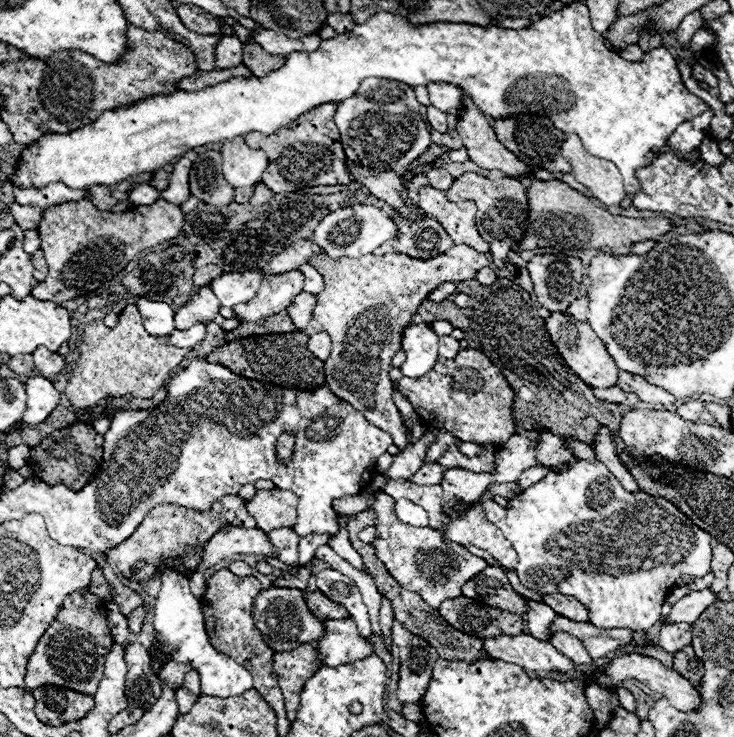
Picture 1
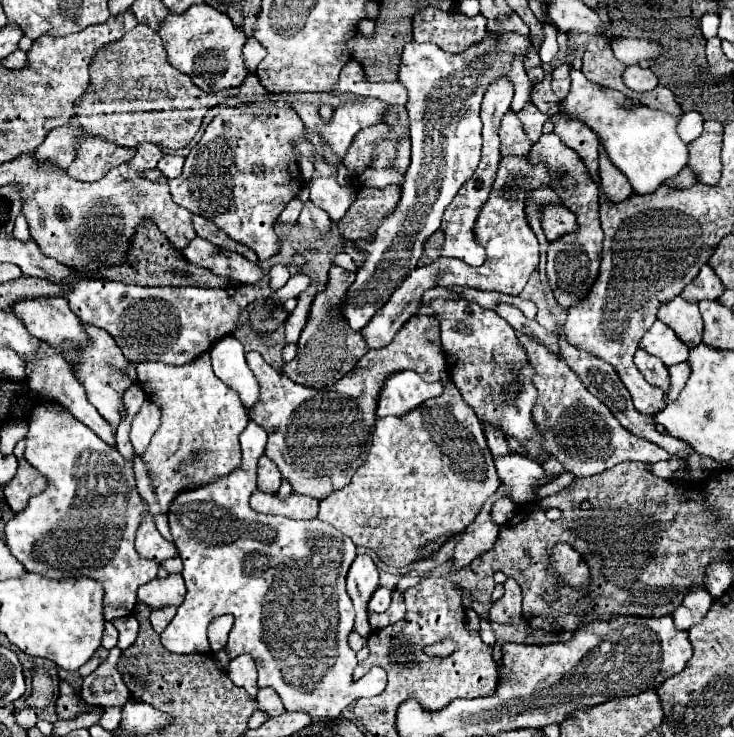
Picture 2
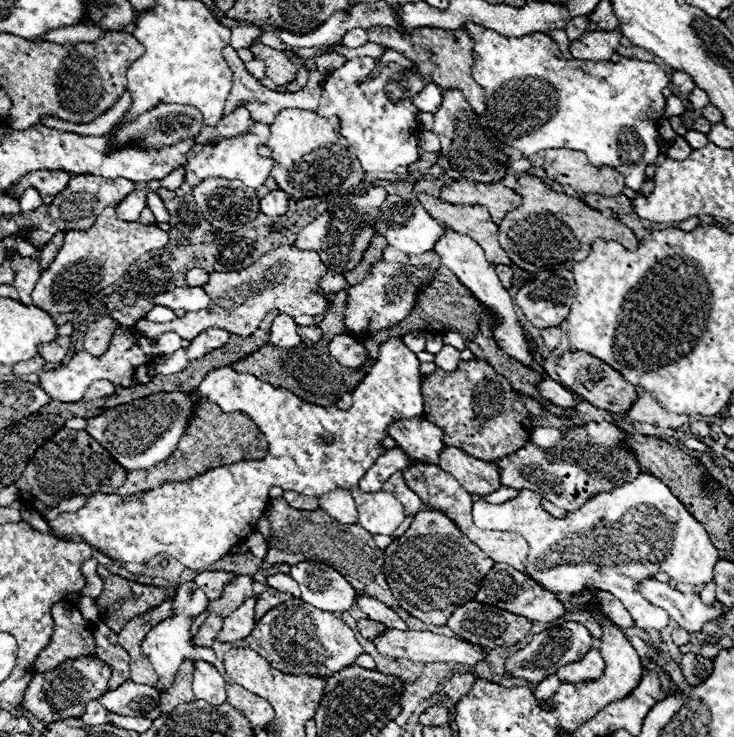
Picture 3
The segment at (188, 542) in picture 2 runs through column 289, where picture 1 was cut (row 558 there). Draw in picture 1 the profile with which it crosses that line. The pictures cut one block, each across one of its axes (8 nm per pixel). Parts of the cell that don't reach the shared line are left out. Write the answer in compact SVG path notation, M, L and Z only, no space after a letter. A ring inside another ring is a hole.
M540 432L535 456L538 466L548 467L546 478L522 490L516 500L510 500L508 508L496 502L484 504L488 520L504 532L518 554L516 572L524 588L536 590L538 594L558 592L574 596L588 608L588 622L596 628L628 628L642 636L658 622L666 594L680 574L702 578L710 572L710 536L692 524L672 502L646 492L626 492L602 462L574 458L572 452L562 448L560 436L552 432ZM561 464L567 468L563 472L556 471Z

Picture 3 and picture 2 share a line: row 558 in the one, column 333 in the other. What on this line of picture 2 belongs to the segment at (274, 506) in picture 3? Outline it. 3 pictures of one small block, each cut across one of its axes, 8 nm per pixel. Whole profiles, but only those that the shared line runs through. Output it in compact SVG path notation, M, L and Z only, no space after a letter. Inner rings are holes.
M332 265L330 282L328 282L326 290L320 292L312 302L310 320L308 320L308 324L302 330L302 336L298 340L298 356L294 358L294 362L284 364L284 368L282 368L282 374L286 374L296 384L312 386L312 388L330 386L330 384L338 382L344 374L348 374L356 366L356 362L368 352L368 346L366 346L362 334L352 332L350 326L346 324L346 320L342 320L340 310L338 310L338 306L342 304L346 290L350 288L352 282L354 282L352 272Z

